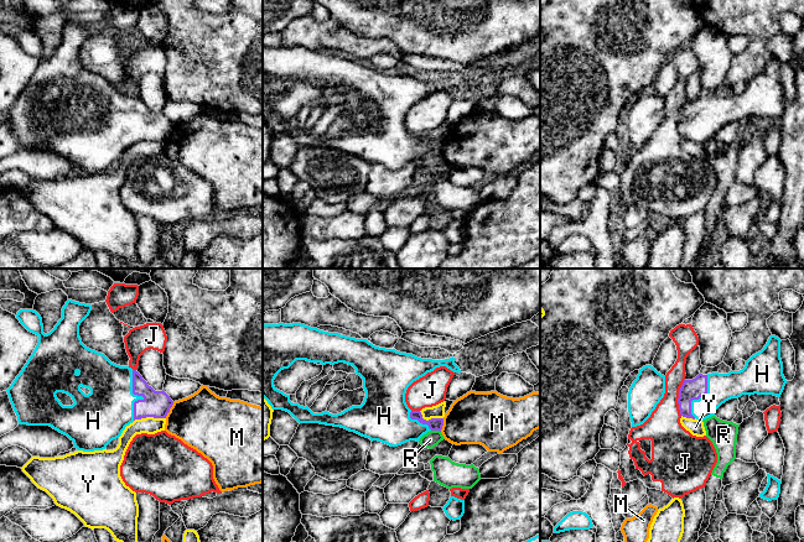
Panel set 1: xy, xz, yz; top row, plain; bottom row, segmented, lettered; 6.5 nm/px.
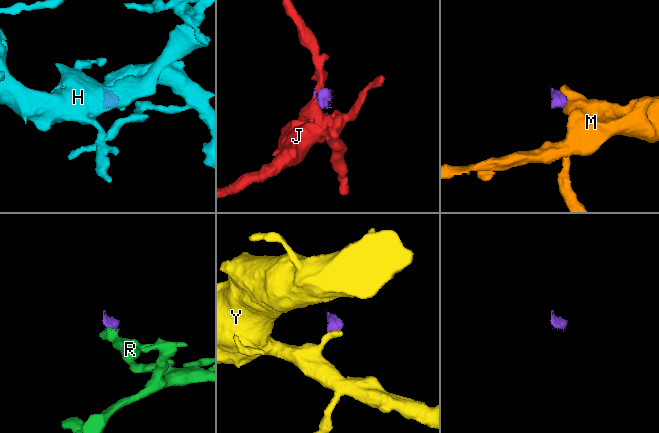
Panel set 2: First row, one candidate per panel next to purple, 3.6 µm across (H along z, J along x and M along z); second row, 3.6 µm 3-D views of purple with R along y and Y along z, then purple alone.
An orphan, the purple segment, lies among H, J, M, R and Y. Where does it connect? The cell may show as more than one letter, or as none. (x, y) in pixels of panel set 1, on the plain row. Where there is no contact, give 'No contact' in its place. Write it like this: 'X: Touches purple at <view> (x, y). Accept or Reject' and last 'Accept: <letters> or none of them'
H: Touches purple at xy (139, 118). Accept
J: Touches purple at yz (679, 120). Reject
M: Touches purple at xy (169, 133). Reject
R: Touches purple at xz (436, 152). Reject
Y: Touches purple at xy (149, 139). Reject
Accept: H

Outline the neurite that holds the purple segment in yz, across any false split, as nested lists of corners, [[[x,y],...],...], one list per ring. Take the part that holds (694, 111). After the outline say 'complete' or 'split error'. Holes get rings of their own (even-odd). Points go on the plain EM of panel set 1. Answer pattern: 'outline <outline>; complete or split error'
outline [[[771,58],[764,71],[752,78],[742,93],[730,94],[728,97],[712,95],[707,98],[699,97],[693,103],[684,103],[679,113],[680,137],[686,141],[704,144],[715,139],[716,132],[731,121],[738,121],[742,118],[773,118],[780,120],[787,103],[783,98],[783,85],[780,82],[780,62]]]; split error

